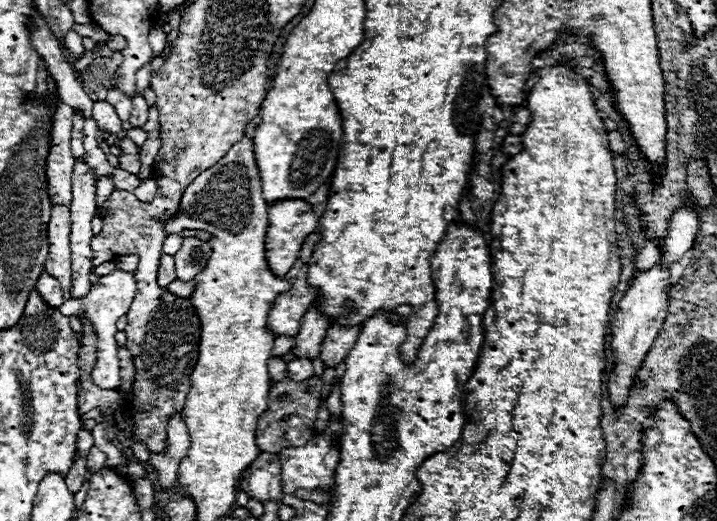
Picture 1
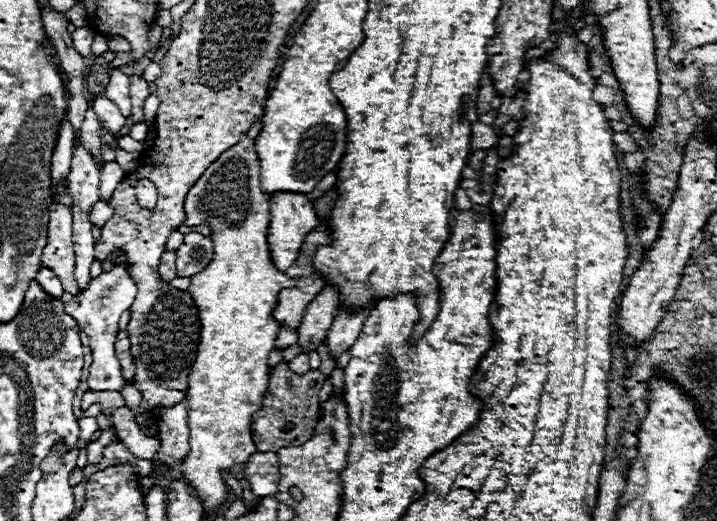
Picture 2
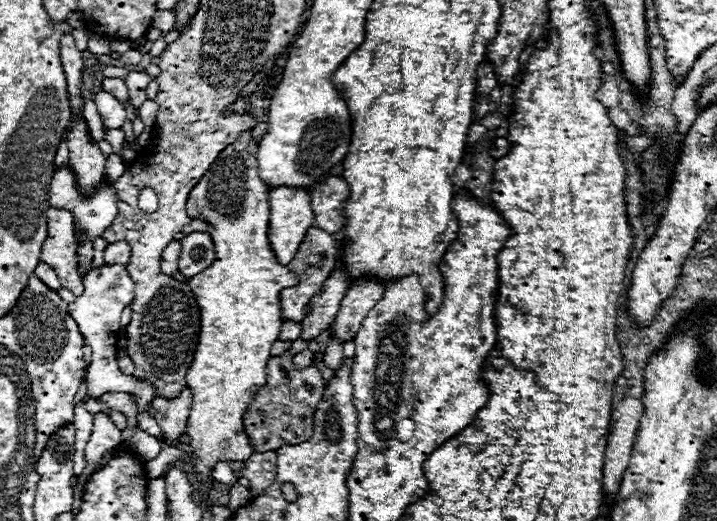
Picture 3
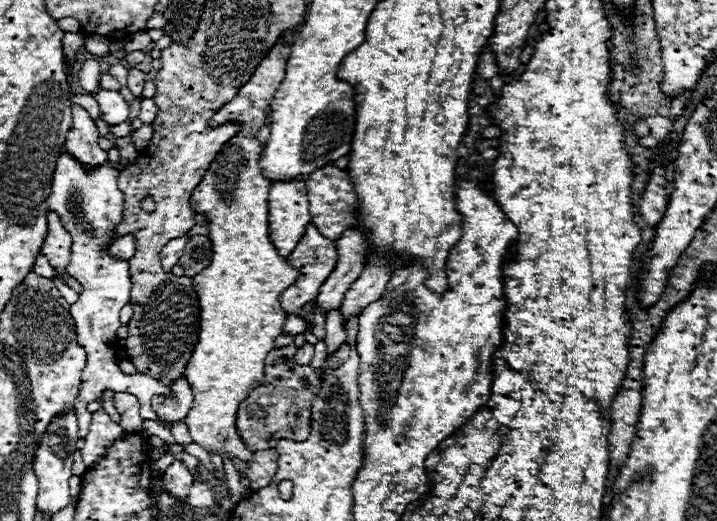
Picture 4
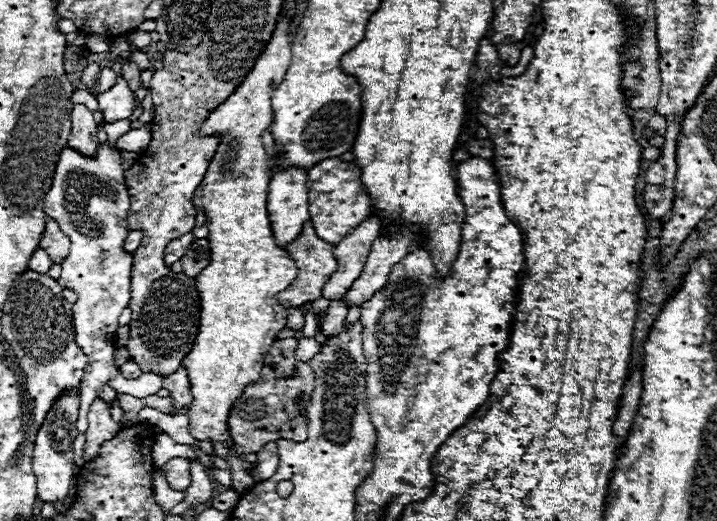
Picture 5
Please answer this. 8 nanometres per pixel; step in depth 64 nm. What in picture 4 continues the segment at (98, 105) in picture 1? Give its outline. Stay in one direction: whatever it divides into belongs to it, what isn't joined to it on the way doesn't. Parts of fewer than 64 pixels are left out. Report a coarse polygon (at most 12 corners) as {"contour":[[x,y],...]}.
{"contour":[[100,90],[102,120],[120,124],[130,116],[130,106],[120,92]]}

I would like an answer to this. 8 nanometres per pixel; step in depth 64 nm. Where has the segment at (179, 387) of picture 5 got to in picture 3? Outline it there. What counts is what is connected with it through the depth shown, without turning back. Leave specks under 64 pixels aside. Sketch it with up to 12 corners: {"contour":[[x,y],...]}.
{"contour":[[182,388],[172,400],[154,398],[156,418],[166,442],[186,432],[192,392]]}

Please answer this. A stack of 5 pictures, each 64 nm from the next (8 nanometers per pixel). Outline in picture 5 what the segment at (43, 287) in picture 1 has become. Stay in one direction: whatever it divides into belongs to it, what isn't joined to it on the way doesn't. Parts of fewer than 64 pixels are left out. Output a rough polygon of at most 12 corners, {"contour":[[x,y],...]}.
{"contour":[[42,248],[30,258],[28,268],[46,274],[50,270],[50,258]]}

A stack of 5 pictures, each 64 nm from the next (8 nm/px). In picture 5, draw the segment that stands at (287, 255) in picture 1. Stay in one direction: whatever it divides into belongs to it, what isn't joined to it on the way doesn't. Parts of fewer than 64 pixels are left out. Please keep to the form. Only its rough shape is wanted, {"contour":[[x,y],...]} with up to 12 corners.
{"contour":[[306,170],[272,174],[268,214],[286,248],[310,218]]}

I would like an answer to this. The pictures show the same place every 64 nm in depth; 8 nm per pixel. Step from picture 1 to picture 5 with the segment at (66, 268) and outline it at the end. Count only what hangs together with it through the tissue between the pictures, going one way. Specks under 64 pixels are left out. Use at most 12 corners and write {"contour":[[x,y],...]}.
{"contour":[[48,218],[38,246],[60,264],[68,254],[70,240]]}

